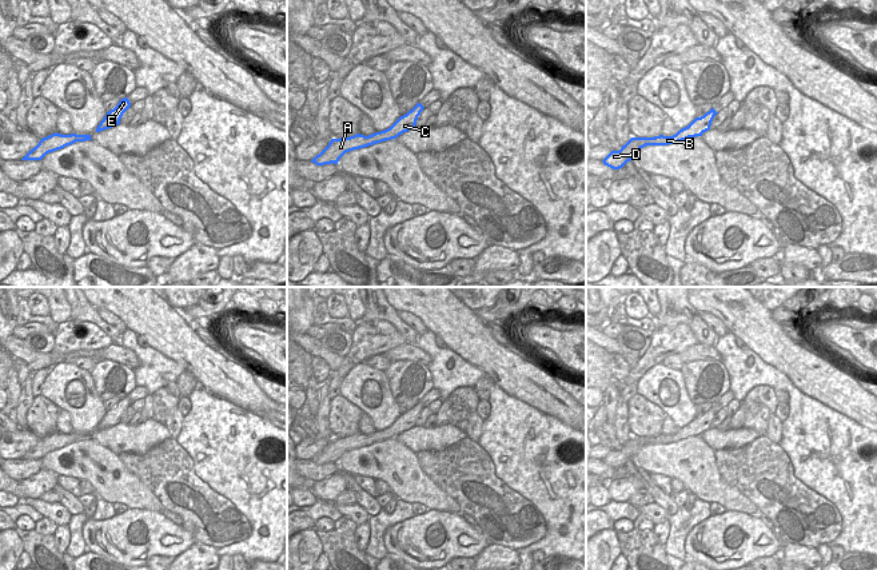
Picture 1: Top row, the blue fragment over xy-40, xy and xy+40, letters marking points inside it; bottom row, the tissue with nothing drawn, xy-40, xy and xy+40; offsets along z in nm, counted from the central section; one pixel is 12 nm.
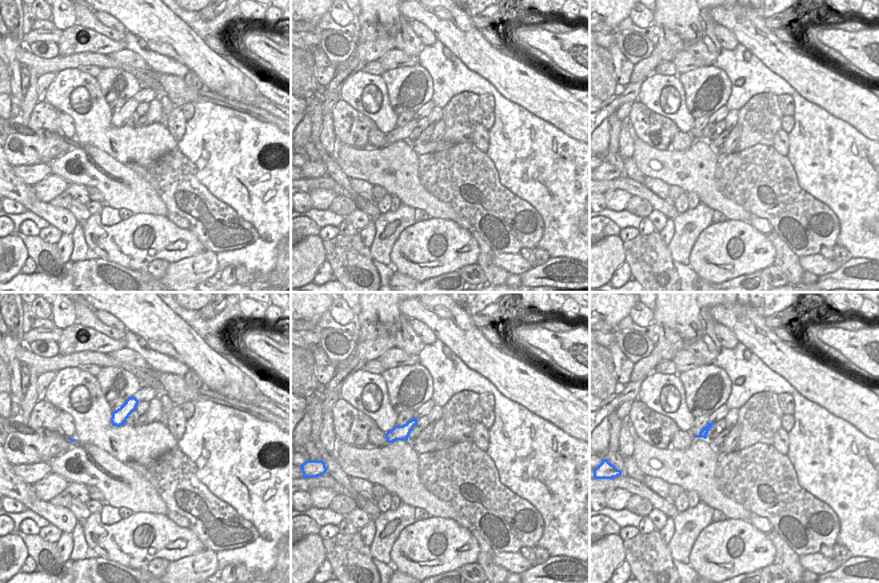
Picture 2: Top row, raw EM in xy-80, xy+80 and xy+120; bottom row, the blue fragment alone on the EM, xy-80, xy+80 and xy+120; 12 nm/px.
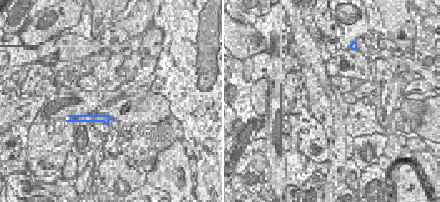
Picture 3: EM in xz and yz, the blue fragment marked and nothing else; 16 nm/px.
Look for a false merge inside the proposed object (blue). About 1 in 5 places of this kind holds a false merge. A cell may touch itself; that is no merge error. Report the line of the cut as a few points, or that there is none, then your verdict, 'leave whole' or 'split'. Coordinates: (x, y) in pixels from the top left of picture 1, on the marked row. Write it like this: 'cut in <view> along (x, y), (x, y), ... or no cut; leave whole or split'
no cut; leave whole

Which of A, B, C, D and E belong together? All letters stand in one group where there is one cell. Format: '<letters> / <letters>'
A B C D E

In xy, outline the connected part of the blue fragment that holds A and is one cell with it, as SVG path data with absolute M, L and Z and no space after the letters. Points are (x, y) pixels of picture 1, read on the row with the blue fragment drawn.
M418 103L411 111L400 116L390 128L364 136L356 133L350 137L331 139L328 146L316 155L311 162L316 166L338 164L339 159L350 151L364 148L376 143L396 139L403 132L415 127L418 116L423 111L423 105Z

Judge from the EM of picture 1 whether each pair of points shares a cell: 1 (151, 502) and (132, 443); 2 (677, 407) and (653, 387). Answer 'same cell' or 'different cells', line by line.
1: different cells
2: same cell

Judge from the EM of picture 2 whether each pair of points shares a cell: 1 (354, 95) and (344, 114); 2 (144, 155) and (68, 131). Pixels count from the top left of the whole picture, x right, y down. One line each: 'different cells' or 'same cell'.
1: different cells
2: different cells

